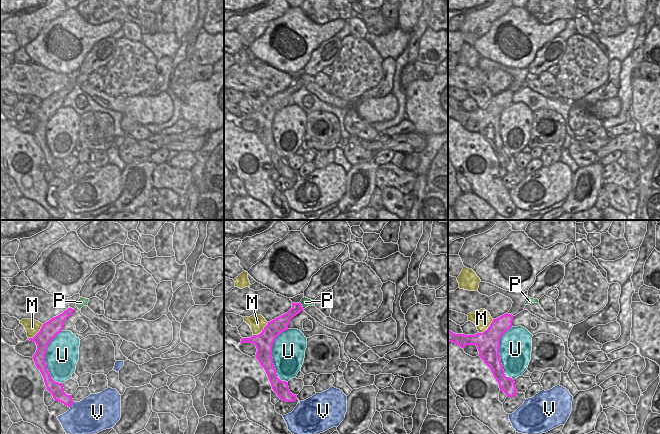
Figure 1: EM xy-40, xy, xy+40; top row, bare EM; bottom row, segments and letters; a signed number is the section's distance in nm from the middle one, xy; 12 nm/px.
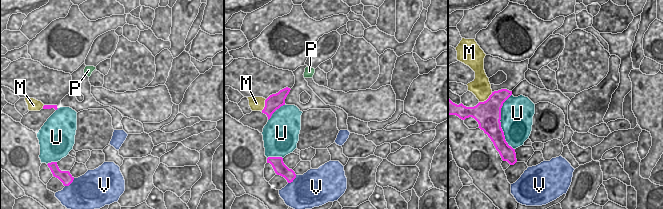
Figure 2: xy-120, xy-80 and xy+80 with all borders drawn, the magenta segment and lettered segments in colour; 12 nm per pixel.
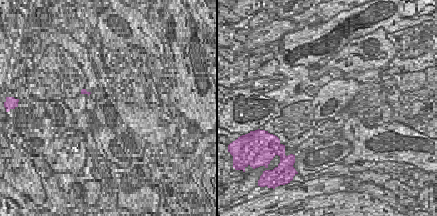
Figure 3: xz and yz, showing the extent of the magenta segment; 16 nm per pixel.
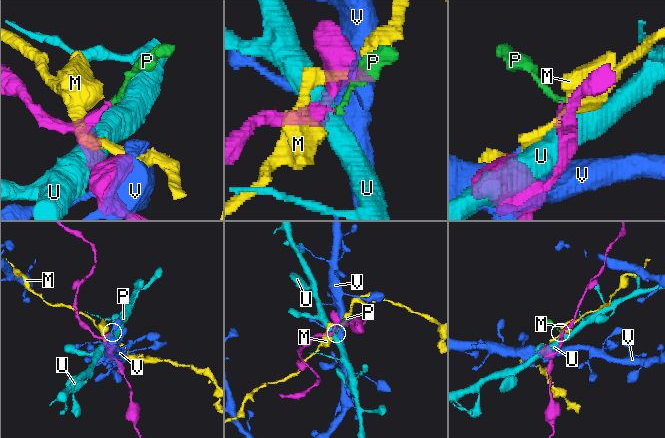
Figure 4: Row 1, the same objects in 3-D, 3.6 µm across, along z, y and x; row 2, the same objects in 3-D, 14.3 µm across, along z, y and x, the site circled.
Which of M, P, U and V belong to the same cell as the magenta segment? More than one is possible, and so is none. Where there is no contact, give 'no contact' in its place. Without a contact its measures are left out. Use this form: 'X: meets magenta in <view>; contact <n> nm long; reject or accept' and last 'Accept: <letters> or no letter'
M: meets magenta in xy+40; contact 260 nm long; reject
P: meets magenta in xy; contact 110 nm long; accept
U: meets magenta in xy; contact 650 nm long; reject
V: meets magenta in xy-40; contact 90 nm long; reject
Accept: P

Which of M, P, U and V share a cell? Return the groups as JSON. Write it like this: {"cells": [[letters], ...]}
{"cells": [["M"], ["P"], ["U"], ["V"]]}

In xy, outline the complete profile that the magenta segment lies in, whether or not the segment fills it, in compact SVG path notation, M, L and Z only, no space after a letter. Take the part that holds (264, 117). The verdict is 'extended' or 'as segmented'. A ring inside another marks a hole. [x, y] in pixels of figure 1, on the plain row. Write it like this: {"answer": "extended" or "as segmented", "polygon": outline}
{"answer": "extended", "polygon": "M306 73L302 74L299 79L292 78L292 84L287 89L268 98L260 110L241 115L240 119L252 119L256 122L257 128L255 133L264 144L273 167L282 177L293 178L296 176L297 171L290 168L288 158L281 157L277 153L272 134L272 122L276 113L288 106L289 98L294 92L306 83L314 81L314 77Z"}

